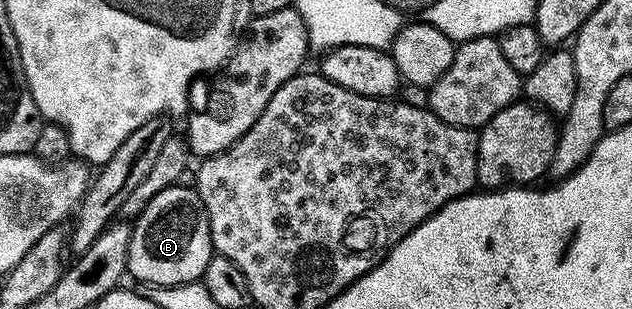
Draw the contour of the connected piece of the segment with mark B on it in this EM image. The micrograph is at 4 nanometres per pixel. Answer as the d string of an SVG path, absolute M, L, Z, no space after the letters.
M172 186L161 190L133 220L127 270L132 277L135 275L137 279L144 280L144 285L172 288L178 284L194 284L202 281L205 266L209 266L211 261L213 249L207 212L203 209L199 193L194 187L181 187Z

